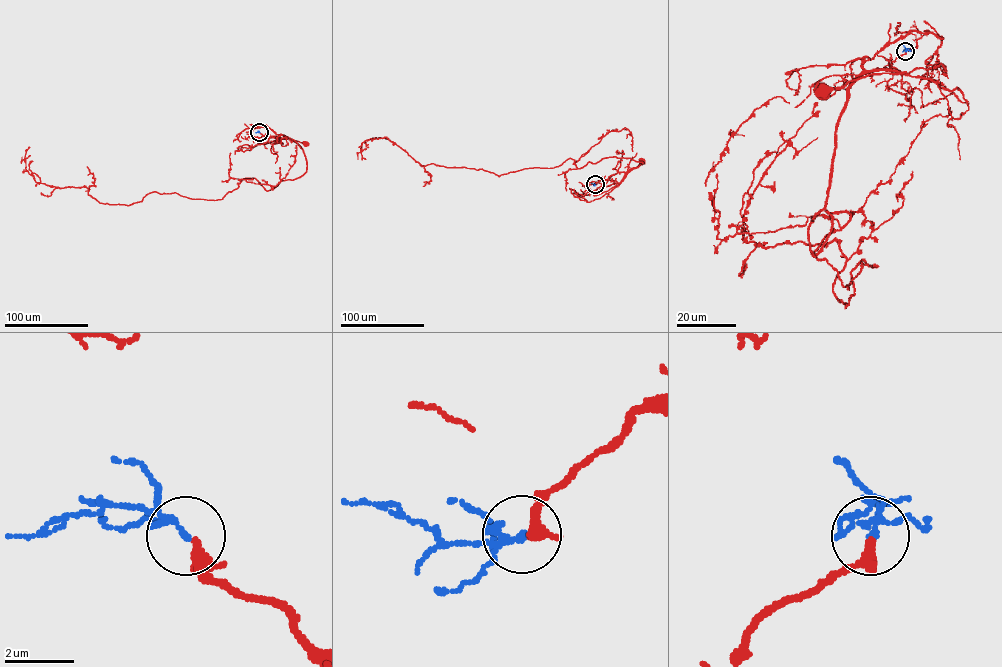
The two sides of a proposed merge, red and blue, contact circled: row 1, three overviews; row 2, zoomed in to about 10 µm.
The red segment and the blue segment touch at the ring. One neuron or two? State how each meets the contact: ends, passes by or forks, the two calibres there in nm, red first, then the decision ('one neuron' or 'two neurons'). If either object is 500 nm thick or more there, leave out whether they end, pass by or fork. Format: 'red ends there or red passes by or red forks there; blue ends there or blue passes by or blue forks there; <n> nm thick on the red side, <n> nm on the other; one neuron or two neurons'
red passes by; blue forks there; 260 nm thick on the red side, 130 nm on the other; one neuron

